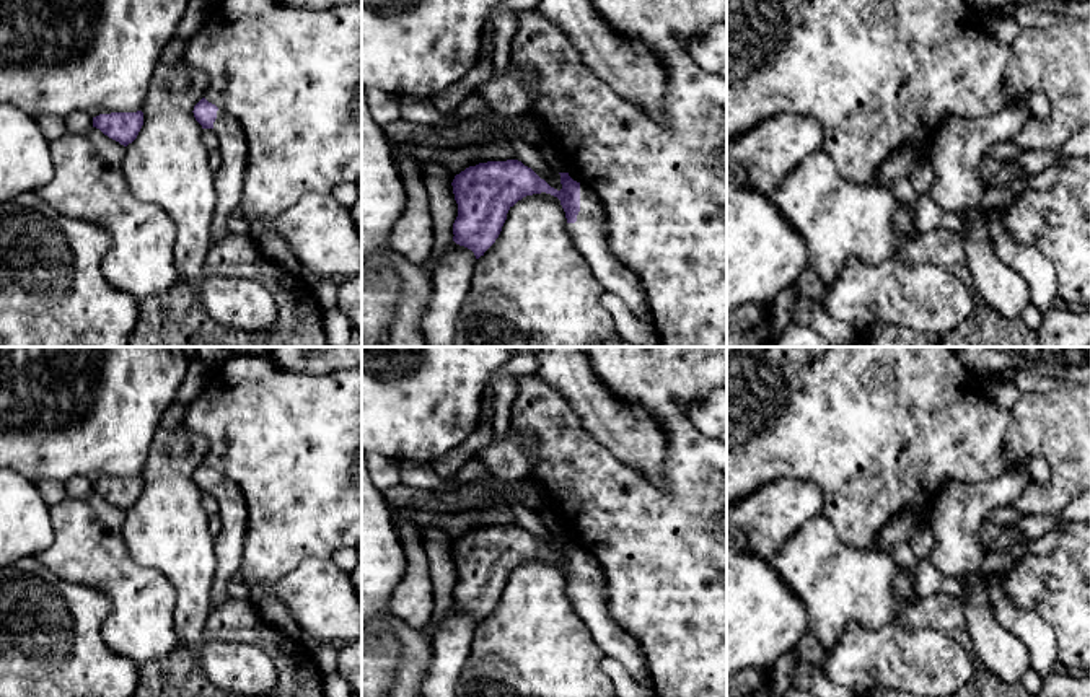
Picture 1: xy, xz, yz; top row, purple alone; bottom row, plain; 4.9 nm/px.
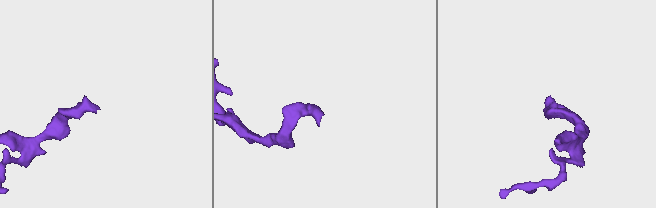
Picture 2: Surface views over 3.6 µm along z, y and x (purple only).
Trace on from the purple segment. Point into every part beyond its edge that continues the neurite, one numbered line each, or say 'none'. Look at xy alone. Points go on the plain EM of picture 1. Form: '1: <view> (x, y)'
1: xy (230, 544)

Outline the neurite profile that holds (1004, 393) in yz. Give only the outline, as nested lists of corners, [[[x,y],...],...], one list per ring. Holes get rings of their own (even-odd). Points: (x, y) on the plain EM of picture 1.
[[[978,379],[978,389],[1000,407],[1012,409],[1022,396],[1022,391],[1009,379]]]

